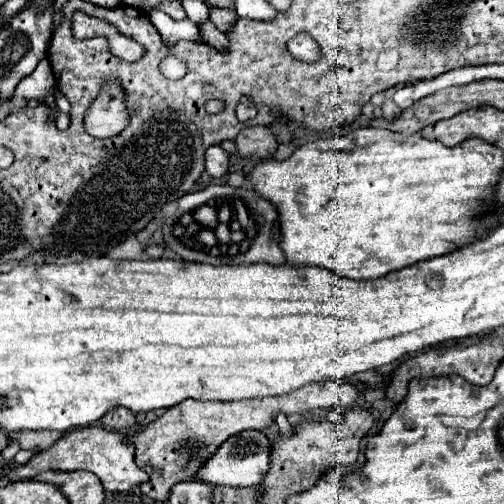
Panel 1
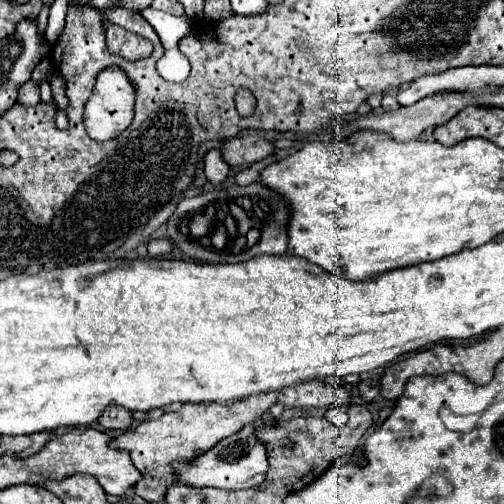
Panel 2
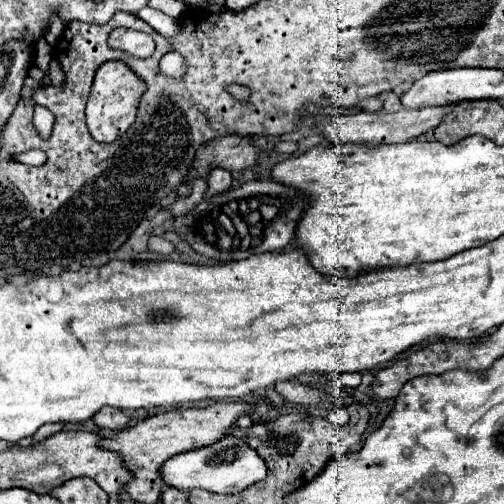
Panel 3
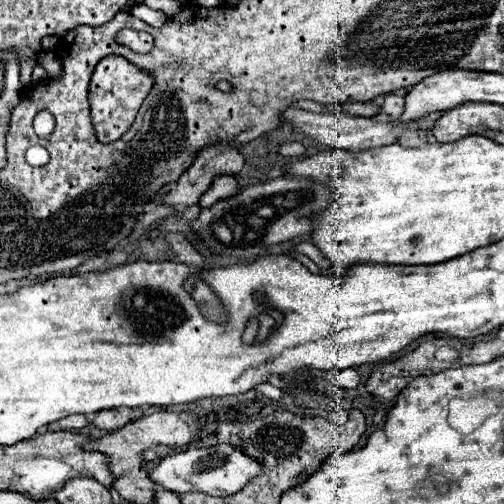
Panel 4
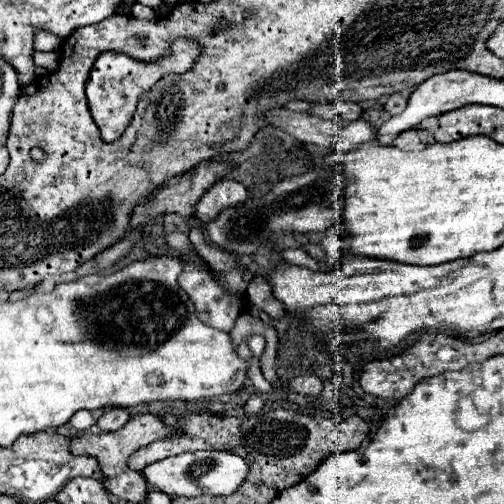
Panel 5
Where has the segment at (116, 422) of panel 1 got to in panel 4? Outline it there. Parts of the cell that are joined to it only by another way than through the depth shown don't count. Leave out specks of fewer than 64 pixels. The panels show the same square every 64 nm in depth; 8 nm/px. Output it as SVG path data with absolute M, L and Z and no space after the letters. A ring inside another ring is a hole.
M100 410L98 414L94 414L92 422L96 428L112 432L112 430L120 430L128 422L128 418L120 410Z

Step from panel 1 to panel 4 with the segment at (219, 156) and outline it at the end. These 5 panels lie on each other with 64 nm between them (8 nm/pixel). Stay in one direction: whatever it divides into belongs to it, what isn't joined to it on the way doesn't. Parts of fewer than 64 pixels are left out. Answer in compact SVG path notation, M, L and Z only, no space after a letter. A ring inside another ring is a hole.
M218 176L200 198L200 208L210 208L216 200L226 200L228 196L236 196L236 192L240 192L240 188L232 176Z

